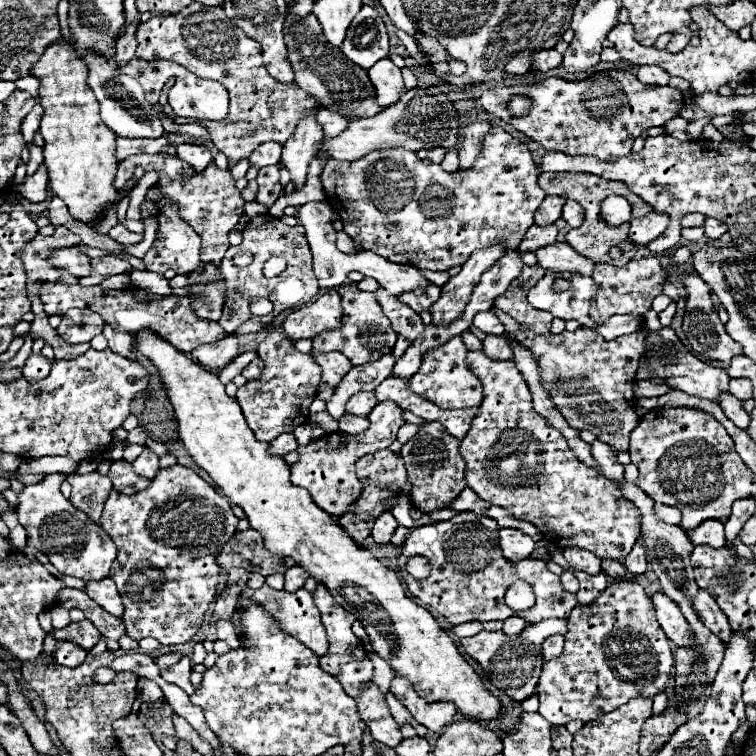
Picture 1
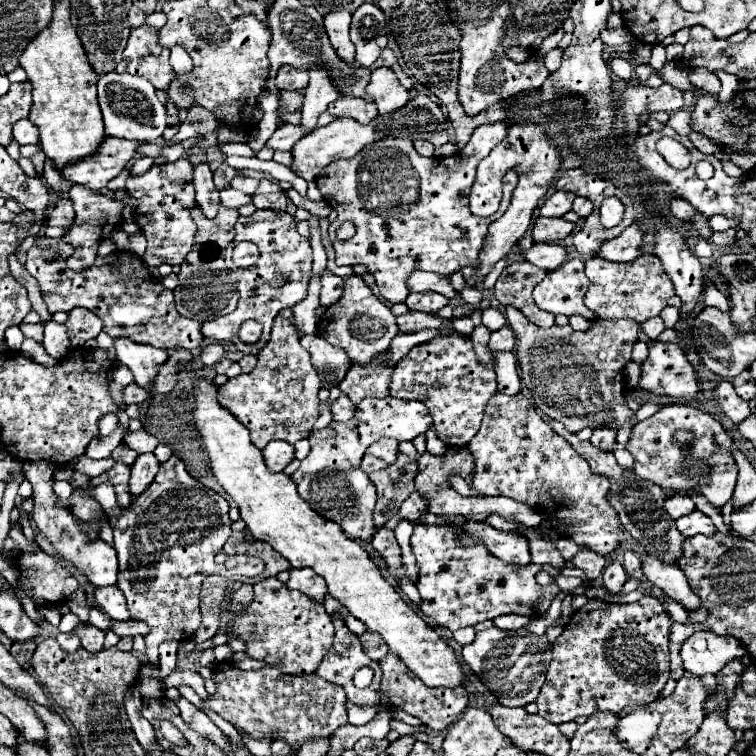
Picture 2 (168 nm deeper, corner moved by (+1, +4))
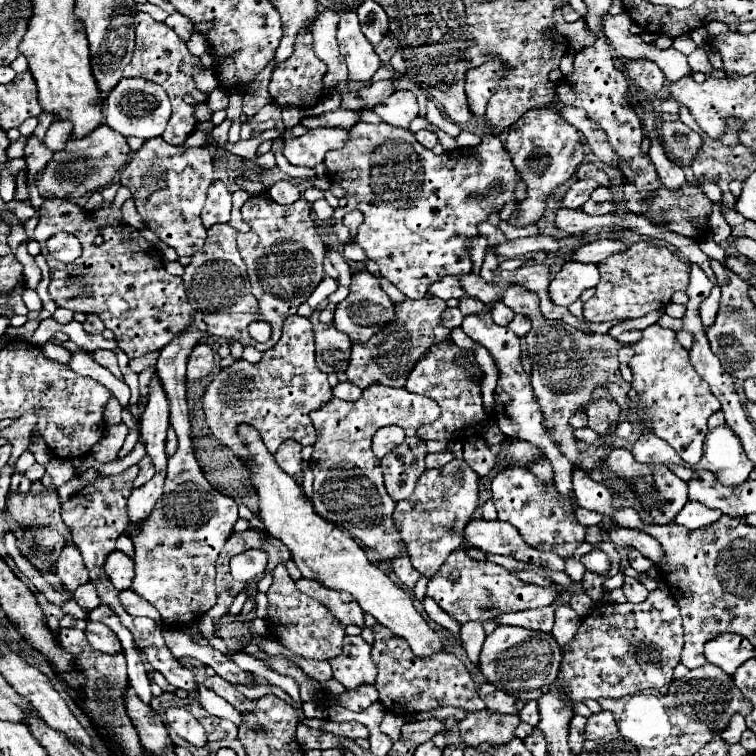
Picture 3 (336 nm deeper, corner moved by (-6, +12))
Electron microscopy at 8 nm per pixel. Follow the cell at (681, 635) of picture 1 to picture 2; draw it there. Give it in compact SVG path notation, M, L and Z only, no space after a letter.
M696 632L684 642L680 654L688 672L696 676L716 676L716 672L720 672L720 668L724 668L730 660L742 660L746 648L732 636Z

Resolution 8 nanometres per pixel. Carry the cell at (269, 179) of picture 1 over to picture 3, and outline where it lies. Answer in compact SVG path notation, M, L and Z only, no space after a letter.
M289 180L275 182L267 192L269 192L269 196L271 196L275 202L279 202L279 204L293 204L293 202L297 202L297 200L301 198L299 188L297 188L293 182L289 182Z

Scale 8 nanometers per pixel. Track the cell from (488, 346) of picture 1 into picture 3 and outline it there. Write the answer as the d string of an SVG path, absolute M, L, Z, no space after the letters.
M517 314L517 316L507 324L507 328L509 328L511 332L515 332L515 334L521 338L521 336L525 336L525 334L529 332L531 324L529 324L529 320L527 320L525 316L519 316L519 314Z

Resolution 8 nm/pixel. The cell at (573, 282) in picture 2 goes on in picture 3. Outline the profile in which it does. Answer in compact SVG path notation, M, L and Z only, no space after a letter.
M567 260L549 284L551 300L559 306L571 306L583 290L597 286L599 270L595 264Z

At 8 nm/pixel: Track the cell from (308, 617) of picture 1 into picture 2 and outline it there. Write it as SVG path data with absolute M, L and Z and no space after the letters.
M276 576L254 584L254 602L244 610L242 616L234 616L234 634L246 640L246 654L254 660L268 664L280 664L282 672L288 674L312 674L318 664L332 648L334 624L322 604L308 600L302 592L288 590Z

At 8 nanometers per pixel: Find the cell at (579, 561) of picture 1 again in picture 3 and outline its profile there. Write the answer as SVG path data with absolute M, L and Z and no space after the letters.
M593 548L591 552L587 552L587 554L581 558L581 564L583 564L587 570L597 572L597 574L609 572L609 566L611 566L607 554L601 552L601 550L597 550L597 548Z

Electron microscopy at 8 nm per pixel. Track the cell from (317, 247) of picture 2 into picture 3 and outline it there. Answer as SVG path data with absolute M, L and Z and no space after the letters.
M325 274L325 280L321 280L321 284L319 284L319 286L313 290L313 294L309 296L309 300L307 300L309 306L315 310L315 308L317 308L329 294L333 294L335 290L337 290L337 282L335 282L329 274Z

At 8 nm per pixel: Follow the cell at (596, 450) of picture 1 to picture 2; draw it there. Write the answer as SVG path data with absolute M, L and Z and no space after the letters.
M598 428L592 432L590 442L594 446L598 446L600 450L614 450L616 444L616 432L612 432L612 428Z

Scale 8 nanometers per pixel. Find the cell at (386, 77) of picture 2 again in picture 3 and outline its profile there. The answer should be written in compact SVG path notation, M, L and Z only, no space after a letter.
M395 90L383 104L375 106L375 112L391 126L409 128L409 122L419 114L419 106L411 90Z

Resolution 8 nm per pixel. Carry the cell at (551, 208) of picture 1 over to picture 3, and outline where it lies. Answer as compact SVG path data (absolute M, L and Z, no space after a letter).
M577 180L577 182L567 190L567 194L561 198L561 208L573 208L573 210L581 208L581 206L589 200L591 192L593 192L597 186L599 186L599 184L597 184L595 180Z

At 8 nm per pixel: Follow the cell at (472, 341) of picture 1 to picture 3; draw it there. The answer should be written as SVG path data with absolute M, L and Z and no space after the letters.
M465 296L465 298L459 300L459 310L463 312L463 316L477 314L477 312L481 312L483 308L485 308L485 304L483 304L481 300L475 300L475 298L469 298L469 296Z

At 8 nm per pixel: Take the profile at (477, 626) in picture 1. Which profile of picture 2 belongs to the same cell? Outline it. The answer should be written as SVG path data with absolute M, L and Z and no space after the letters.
M462 628L462 630L456 630L454 632L454 640L460 644L460 646L466 646L466 644L472 644L474 642L474 628Z

